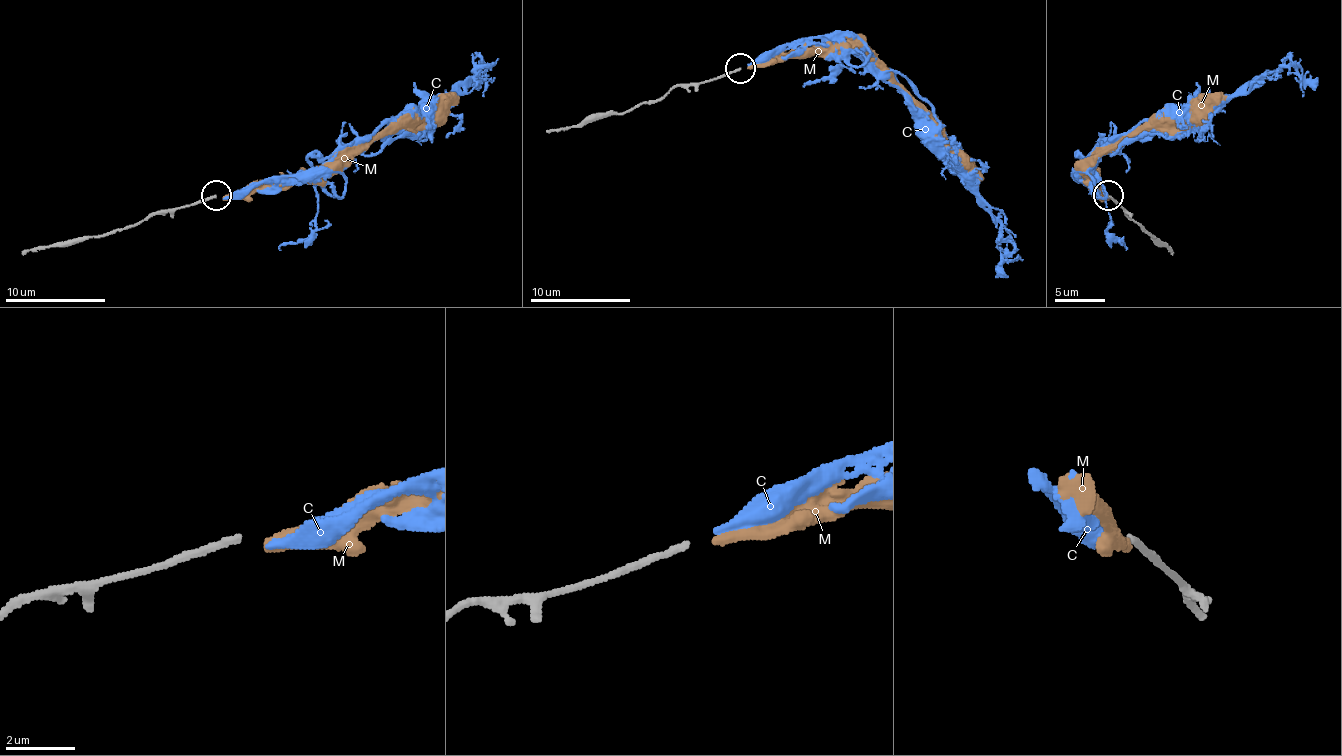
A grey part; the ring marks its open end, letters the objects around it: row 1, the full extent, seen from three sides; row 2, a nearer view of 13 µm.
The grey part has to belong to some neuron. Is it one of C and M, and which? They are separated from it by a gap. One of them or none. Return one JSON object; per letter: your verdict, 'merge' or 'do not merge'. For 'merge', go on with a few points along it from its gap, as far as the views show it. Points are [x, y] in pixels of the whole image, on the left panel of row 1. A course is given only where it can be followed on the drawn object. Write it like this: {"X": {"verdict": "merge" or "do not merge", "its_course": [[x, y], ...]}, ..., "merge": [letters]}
{"C": {"verdict": "do not merge"}, "M": {"verdict": "do not merge"}, "merge": []}

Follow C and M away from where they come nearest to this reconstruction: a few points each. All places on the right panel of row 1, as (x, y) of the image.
C: (1106, 199), (1084, 179), (1131, 137), (1184, 132), (1222, 99), (1282, 67), (1302, 69), (1304, 97)
M: (1109, 197), (1096, 184), (1089, 164), (1136, 132), (1184, 129), (1214, 99), (1232, 97)

